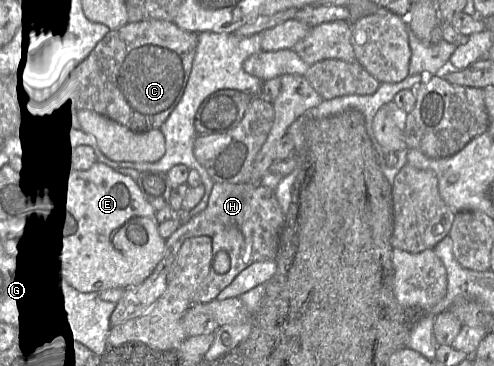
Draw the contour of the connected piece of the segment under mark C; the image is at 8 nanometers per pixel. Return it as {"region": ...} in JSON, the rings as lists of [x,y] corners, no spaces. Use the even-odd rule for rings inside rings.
{"region":[[[147,19],[140,22],[128,22],[116,30],[110,30],[103,39],[95,46],[88,58],[77,68],[70,80],[70,93],[77,113],[100,114],[114,120],[135,133],[148,132],[160,129],[171,112],[181,100],[187,85],[192,63],[195,57],[199,33],[188,32],[178,28],[175,23],[157,19]]]}

